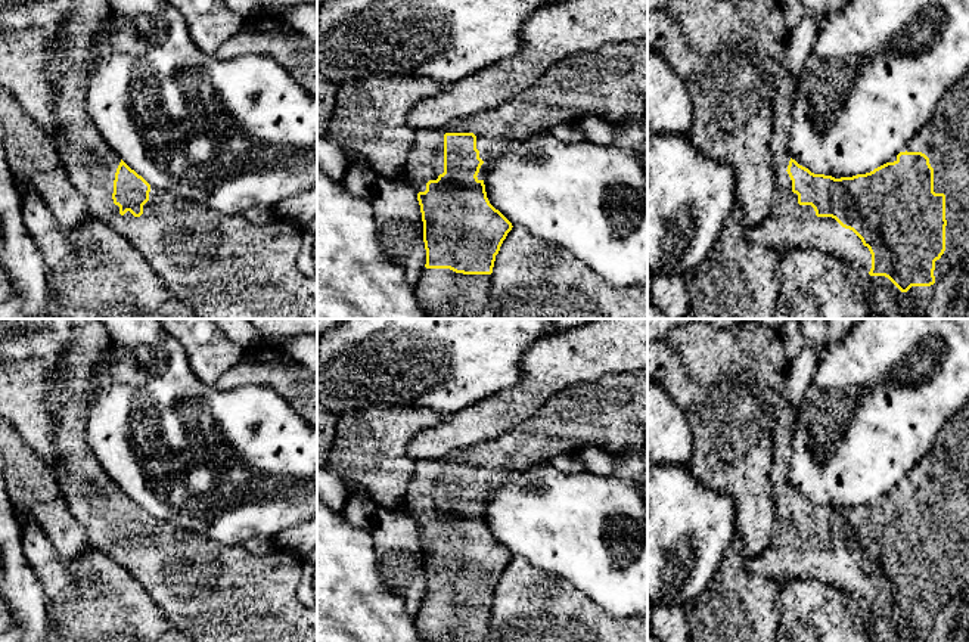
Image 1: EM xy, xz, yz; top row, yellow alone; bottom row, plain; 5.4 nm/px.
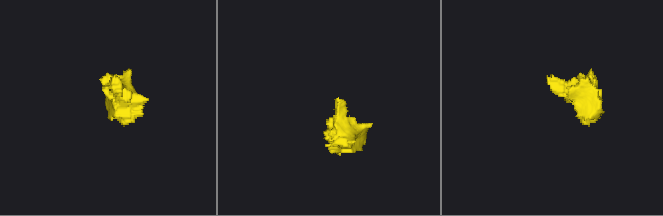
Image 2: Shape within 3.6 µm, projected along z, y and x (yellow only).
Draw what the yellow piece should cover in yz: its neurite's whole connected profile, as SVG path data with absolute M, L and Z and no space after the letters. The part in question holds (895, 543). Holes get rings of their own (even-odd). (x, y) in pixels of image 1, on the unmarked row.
M743 319L730 328L702 322L674 326L661 336L681 359L686 370L702 384L739 379L764 406L773 431L773 465L770 483L776 503L774 527L768 546L755 558L748 558L749 573L768 577L779 584L791 580L819 580L851 595L870 642L926 642L935 612L969 586L969 401L941 428L934 446L911 468L906 483L870 503L835 509L814 505L789 486L789 455L798 409L786 396L786 370L791 363L782 332Z

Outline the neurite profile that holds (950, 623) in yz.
M969 586L935 612L926 642L969 642Z

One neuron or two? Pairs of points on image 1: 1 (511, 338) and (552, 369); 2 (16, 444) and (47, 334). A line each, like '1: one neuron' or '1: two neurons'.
1: two neurons
2: two neurons

